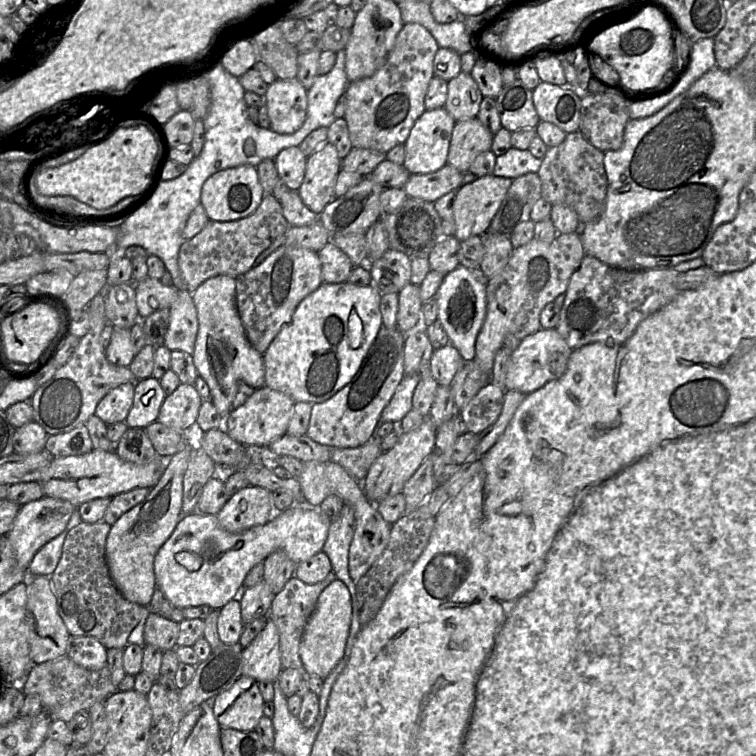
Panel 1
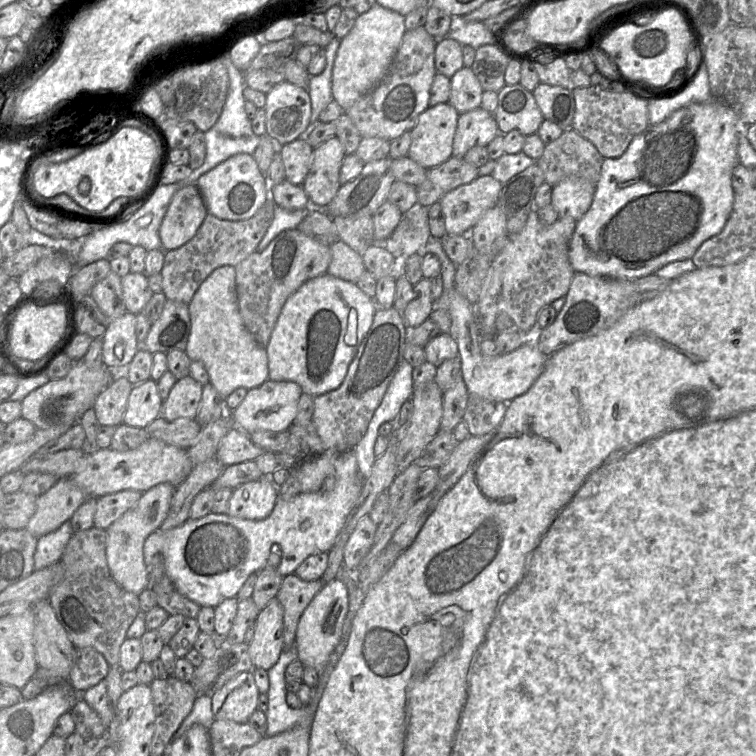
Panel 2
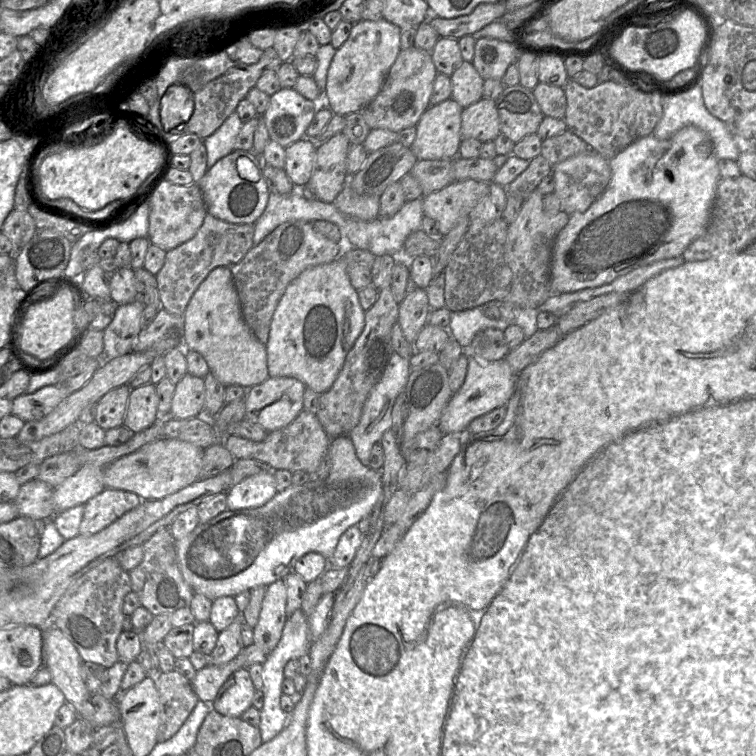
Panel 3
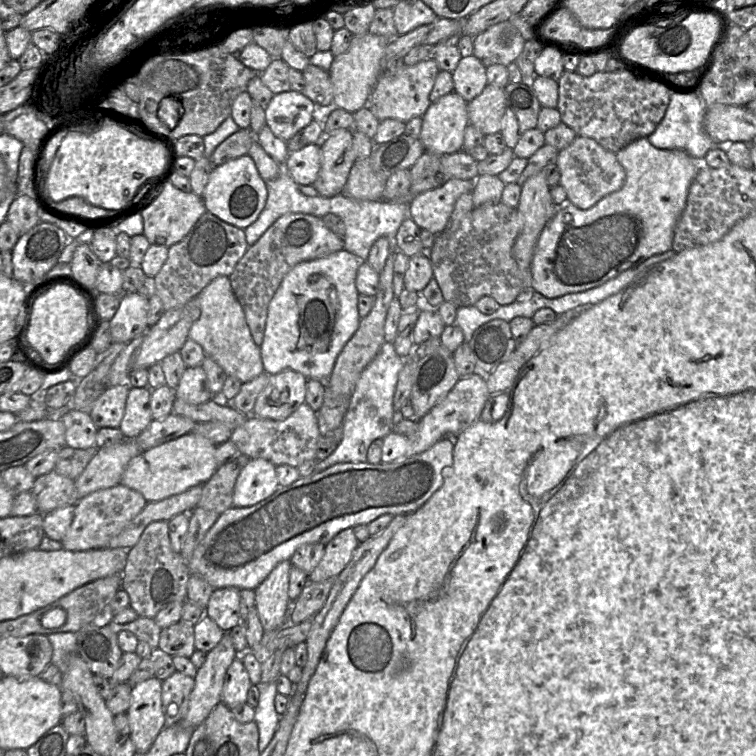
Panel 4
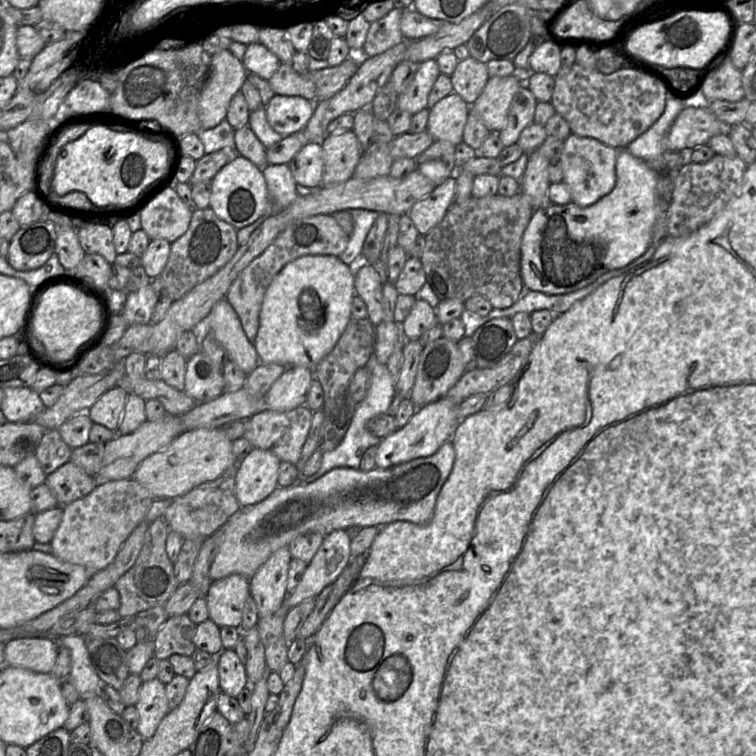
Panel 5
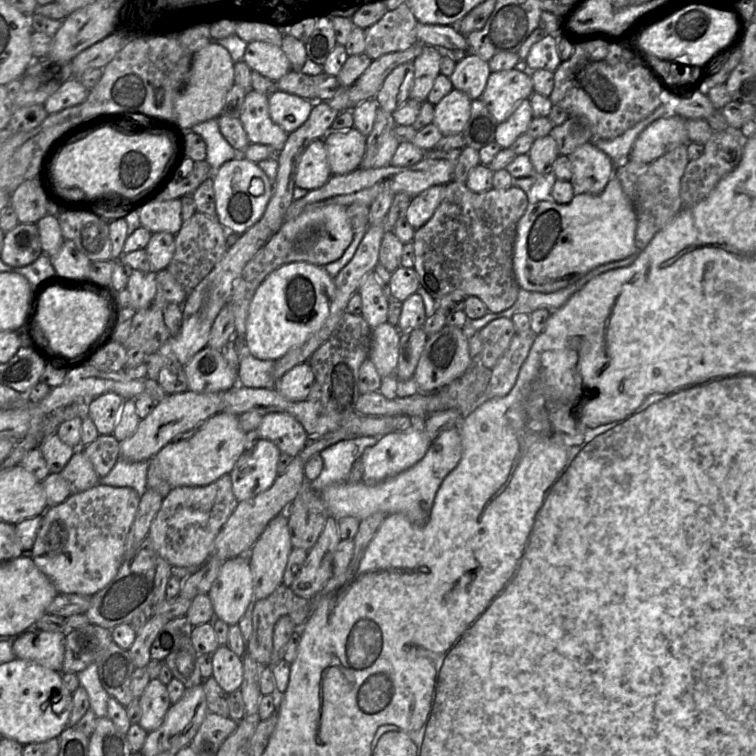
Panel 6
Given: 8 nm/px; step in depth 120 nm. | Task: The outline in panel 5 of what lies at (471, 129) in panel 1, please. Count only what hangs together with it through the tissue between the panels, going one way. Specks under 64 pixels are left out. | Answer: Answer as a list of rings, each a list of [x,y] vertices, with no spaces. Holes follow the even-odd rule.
[[[513,75],[489,78],[482,93],[470,105],[491,132],[500,132],[506,125],[513,97],[521,83]]]

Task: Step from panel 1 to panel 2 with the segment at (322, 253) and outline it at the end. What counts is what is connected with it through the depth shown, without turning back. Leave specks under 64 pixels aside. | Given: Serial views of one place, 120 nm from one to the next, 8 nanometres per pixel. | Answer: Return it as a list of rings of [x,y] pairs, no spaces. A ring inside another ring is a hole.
[[[342,240],[330,245],[331,260],[327,273],[340,279],[356,283],[366,271],[362,255]]]

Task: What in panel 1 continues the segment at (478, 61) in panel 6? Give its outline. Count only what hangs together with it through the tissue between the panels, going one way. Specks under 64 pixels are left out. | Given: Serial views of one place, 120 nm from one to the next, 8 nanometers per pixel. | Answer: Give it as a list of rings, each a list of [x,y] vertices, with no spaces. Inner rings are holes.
[[[461,71],[448,81],[444,108],[456,122],[477,118],[483,97],[471,74]]]

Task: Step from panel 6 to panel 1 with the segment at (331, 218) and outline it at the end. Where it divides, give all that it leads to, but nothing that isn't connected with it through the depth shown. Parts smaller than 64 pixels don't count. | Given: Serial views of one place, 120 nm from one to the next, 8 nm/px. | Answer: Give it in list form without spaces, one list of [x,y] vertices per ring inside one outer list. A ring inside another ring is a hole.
[[[282,245],[261,264],[236,277],[236,308],[246,336],[259,353],[264,354],[281,328],[290,322],[298,304],[322,283],[321,262],[318,253],[309,249]]]

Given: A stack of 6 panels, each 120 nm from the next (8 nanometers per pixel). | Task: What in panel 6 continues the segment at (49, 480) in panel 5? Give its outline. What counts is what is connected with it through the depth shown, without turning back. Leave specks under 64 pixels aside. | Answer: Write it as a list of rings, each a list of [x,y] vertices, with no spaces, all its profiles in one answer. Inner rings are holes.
[[[75,449],[60,475],[68,482],[71,495],[88,490],[99,483],[99,476],[82,449]]]

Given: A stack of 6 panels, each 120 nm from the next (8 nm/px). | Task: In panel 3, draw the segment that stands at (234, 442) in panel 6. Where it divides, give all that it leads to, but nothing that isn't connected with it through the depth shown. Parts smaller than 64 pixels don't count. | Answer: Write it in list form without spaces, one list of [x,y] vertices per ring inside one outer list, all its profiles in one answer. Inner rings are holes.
[[[159,438],[105,466],[104,485],[106,488],[134,492],[143,500],[162,499],[199,480],[204,450],[183,440]]]

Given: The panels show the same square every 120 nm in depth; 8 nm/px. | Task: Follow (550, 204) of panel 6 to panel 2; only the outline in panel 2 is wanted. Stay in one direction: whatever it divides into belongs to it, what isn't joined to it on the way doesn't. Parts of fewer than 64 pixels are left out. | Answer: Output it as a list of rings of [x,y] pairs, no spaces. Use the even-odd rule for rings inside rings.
[[[713,100],[692,103],[671,113],[665,120],[649,125],[648,129],[637,135],[627,150],[619,158],[605,158],[601,176],[596,184],[592,204],[587,213],[577,220],[576,228],[570,241],[569,260],[576,273],[607,277],[620,280],[636,280],[650,276],[662,267],[679,260],[691,259],[697,249],[709,238],[717,235],[727,222],[734,204],[735,192],[732,187],[732,171],[738,165],[738,137],[742,124],[739,115],[726,104]]]

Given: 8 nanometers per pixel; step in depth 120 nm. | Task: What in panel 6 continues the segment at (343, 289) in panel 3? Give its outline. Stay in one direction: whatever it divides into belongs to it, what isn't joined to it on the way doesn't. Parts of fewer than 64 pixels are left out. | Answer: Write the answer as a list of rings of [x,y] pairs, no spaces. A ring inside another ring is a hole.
[[[291,262],[272,271],[257,288],[249,307],[245,342],[250,354],[276,361],[318,331],[335,296],[334,278],[323,266]]]

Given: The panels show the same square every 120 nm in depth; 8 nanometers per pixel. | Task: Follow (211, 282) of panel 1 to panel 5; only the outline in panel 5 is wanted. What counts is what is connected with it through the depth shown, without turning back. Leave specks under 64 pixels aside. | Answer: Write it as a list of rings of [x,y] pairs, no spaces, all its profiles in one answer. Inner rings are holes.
[[[226,298],[213,306],[203,330],[214,336],[224,348],[227,359],[235,362],[247,375],[262,363],[244,332],[238,314]]]

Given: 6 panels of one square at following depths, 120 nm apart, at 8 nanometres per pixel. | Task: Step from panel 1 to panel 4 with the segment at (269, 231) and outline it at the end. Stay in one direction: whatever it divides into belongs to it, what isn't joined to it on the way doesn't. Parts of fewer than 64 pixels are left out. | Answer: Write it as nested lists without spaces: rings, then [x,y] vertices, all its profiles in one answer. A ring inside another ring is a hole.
[[[208,211],[205,212],[180,242],[169,247],[165,263],[154,276],[156,293],[162,299],[165,311],[179,308],[198,296],[214,278],[229,277],[248,247],[244,229],[226,223]]]

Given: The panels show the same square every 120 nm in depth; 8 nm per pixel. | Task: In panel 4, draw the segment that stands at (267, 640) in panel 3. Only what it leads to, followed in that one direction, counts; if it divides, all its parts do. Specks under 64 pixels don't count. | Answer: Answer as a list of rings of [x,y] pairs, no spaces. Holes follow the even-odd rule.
[[[290,560],[280,562],[254,590],[255,606],[265,632],[285,625],[291,608],[289,599]]]

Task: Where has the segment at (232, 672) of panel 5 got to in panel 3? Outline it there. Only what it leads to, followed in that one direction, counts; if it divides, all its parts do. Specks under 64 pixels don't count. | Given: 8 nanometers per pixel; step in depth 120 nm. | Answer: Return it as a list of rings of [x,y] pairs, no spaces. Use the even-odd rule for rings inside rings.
[[[240,668],[221,686],[212,709],[225,716],[240,717],[253,706],[255,691],[248,669]]]

